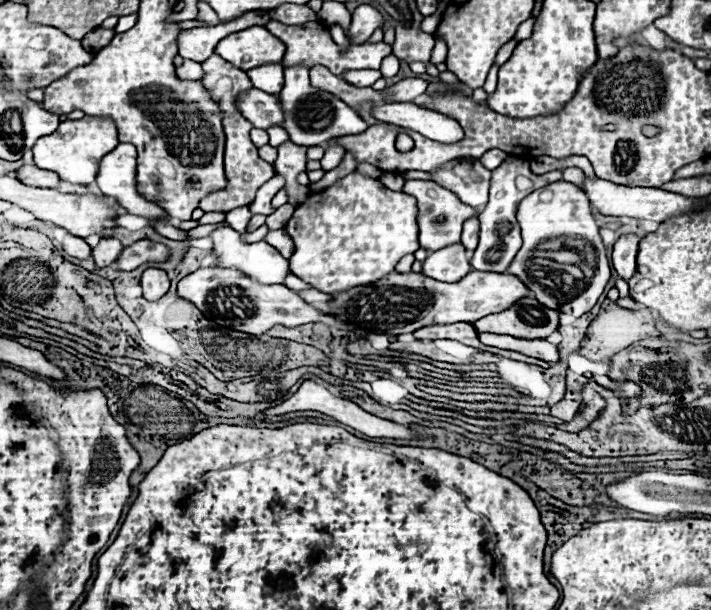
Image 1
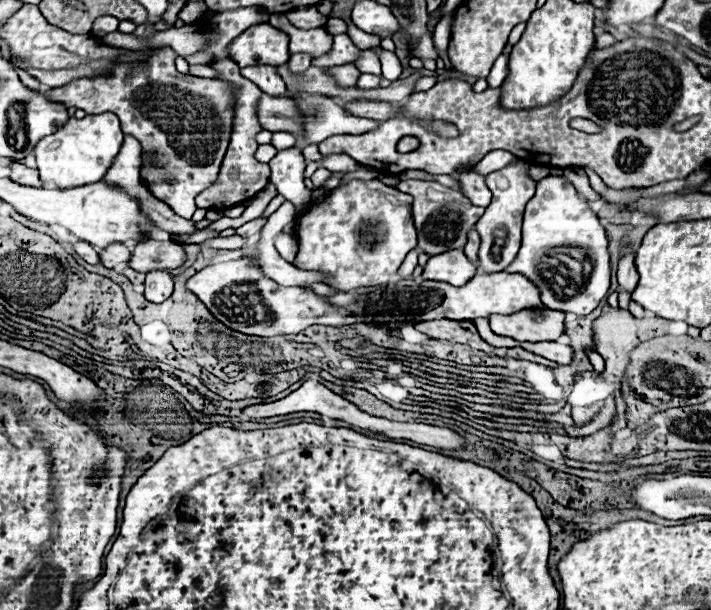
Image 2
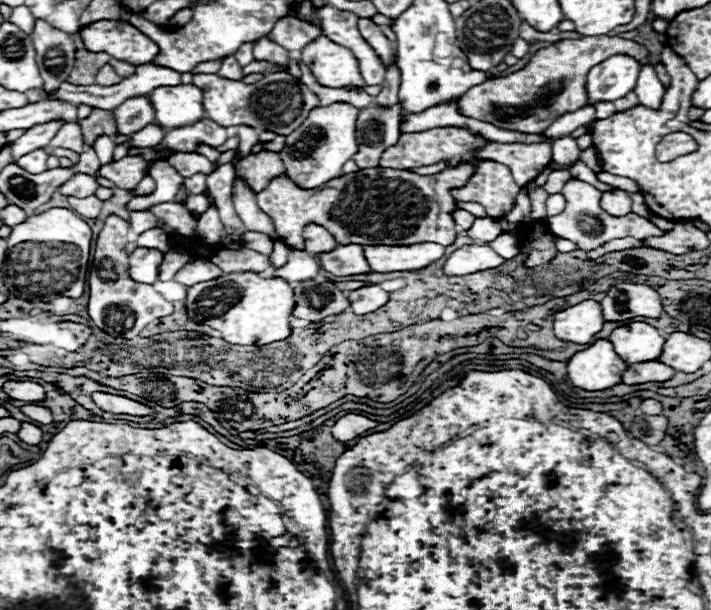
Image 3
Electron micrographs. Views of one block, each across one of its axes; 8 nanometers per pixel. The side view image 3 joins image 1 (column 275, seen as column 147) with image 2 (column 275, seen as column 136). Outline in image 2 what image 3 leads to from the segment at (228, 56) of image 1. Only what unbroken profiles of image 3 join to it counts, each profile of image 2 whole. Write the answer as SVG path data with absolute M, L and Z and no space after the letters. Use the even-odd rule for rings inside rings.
M256 24L242 32L228 44L228 56L240 68L270 64L282 66L288 62L288 40L284 32L270 28L270 24Z

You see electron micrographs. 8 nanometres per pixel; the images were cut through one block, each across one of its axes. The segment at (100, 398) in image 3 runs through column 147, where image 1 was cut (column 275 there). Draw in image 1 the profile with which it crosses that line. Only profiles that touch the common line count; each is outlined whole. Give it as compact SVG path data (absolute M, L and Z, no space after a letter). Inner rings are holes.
M304 380L302 386L298 388L296 394L292 394L288 400L284 400L280 406L272 406L272 408L266 408L262 414L266 416L280 416L280 414L288 414L288 412L300 412L300 410L314 410L314 412L322 412L326 416L330 416L332 420L338 420L366 436L376 436L376 438L420 438L420 434L416 434L410 426L404 426L404 424L396 424L396 422L390 422L390 420L384 420L384 418L378 418L374 414L368 414L364 412L358 404L350 402L350 400L344 400L344 398L338 398L334 394L330 394L326 388L318 386L316 382L312 380Z

